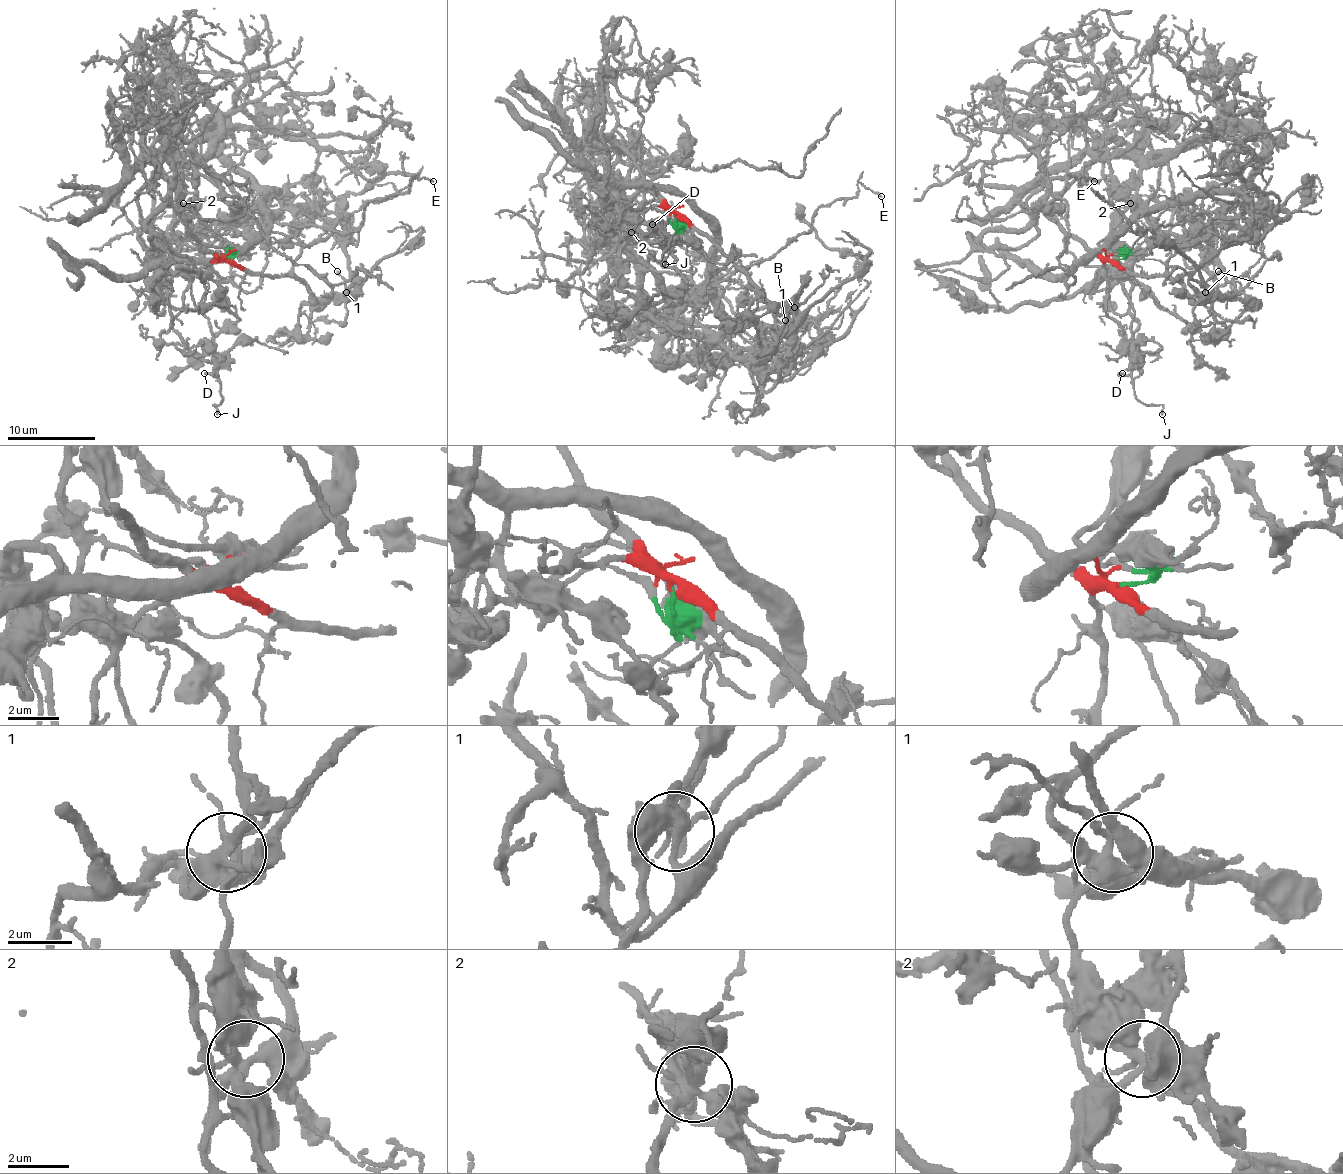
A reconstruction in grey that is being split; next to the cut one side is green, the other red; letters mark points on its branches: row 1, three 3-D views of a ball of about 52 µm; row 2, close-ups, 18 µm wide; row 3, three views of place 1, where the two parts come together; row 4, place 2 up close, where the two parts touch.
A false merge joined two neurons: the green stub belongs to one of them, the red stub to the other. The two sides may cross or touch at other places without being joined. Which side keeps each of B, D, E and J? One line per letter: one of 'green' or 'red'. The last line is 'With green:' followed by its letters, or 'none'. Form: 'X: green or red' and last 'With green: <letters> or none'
B: red
D: green
E: green
J: green
With green: D, E, J

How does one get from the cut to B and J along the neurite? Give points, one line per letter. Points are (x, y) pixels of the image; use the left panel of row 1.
B: (228, 259), (254, 272), (294, 275), (318, 301), (337, 292), (346, 299), (346, 283), (337, 270)
J: (228, 259), (184, 244), (178, 257), (178, 270), (189, 281), (213, 336), (217, 415)

